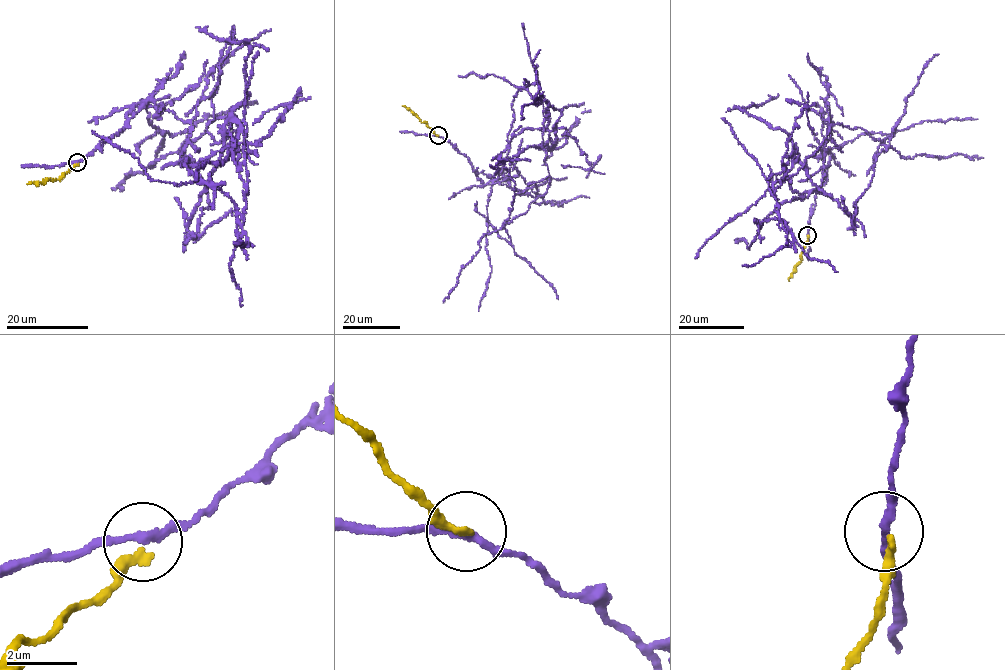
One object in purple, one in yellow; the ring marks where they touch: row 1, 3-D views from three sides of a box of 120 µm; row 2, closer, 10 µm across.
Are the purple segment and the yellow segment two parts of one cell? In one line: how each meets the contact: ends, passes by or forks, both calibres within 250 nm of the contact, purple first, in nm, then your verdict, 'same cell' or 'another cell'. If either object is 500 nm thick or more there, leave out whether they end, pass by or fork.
purple passes by; yellow ends there; 200 nm thick on the purple side, 260 nm on the other; another cell

